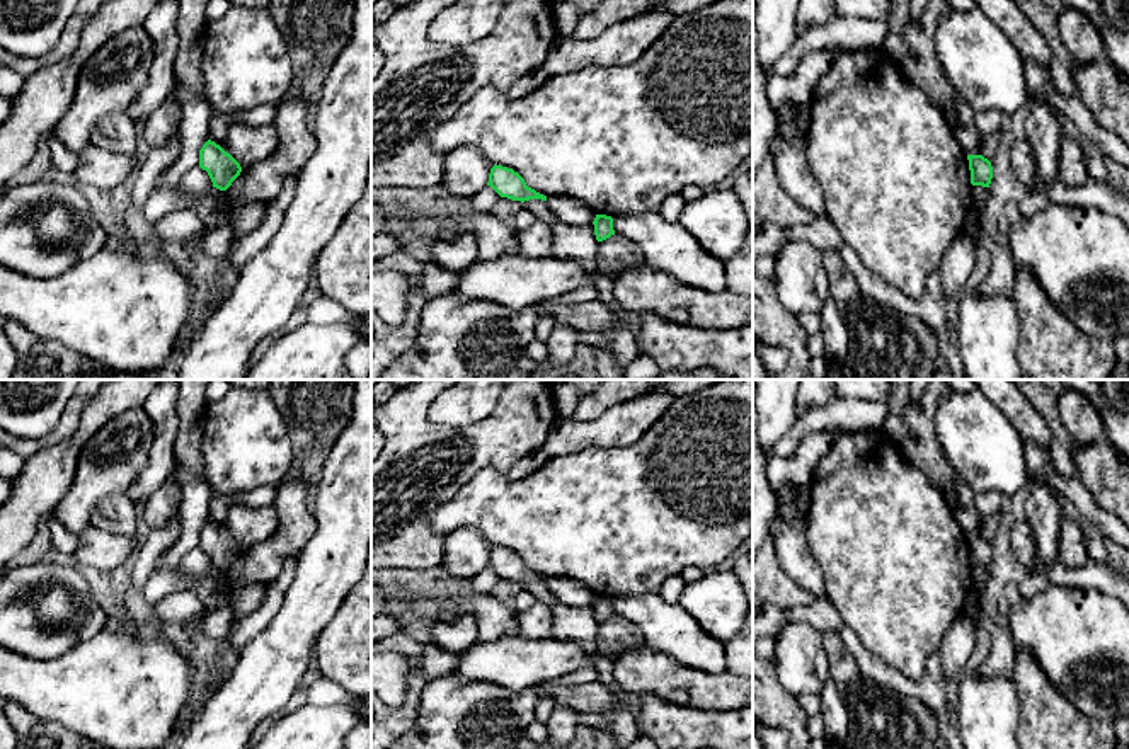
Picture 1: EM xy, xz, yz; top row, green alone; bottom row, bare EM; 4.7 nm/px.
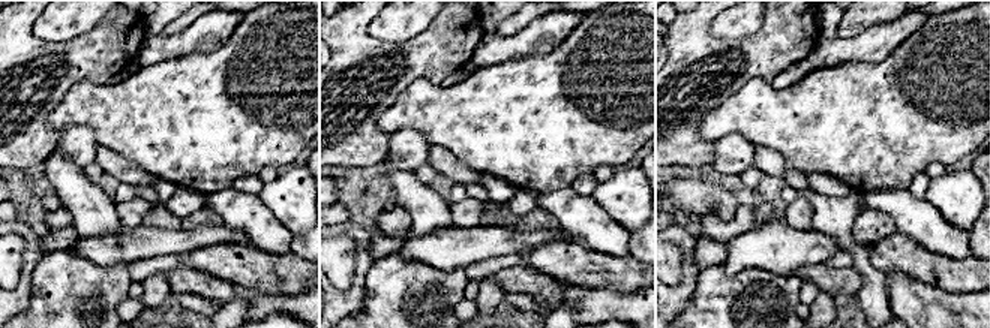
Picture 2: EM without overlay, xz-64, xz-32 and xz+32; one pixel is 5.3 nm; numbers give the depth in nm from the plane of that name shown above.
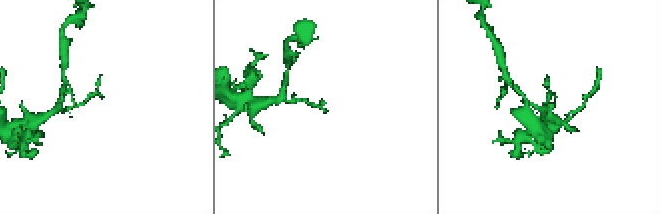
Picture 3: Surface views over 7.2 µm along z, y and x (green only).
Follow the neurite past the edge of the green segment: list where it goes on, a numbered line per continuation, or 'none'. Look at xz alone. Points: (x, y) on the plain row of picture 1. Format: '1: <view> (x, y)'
none

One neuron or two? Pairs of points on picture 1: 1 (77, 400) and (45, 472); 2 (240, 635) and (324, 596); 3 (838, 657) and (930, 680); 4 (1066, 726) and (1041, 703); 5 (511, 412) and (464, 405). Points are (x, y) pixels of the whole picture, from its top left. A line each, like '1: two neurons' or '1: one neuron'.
1: two neurons
2: two neurons
3: two neurons
4: one neuron
5: two neurons

